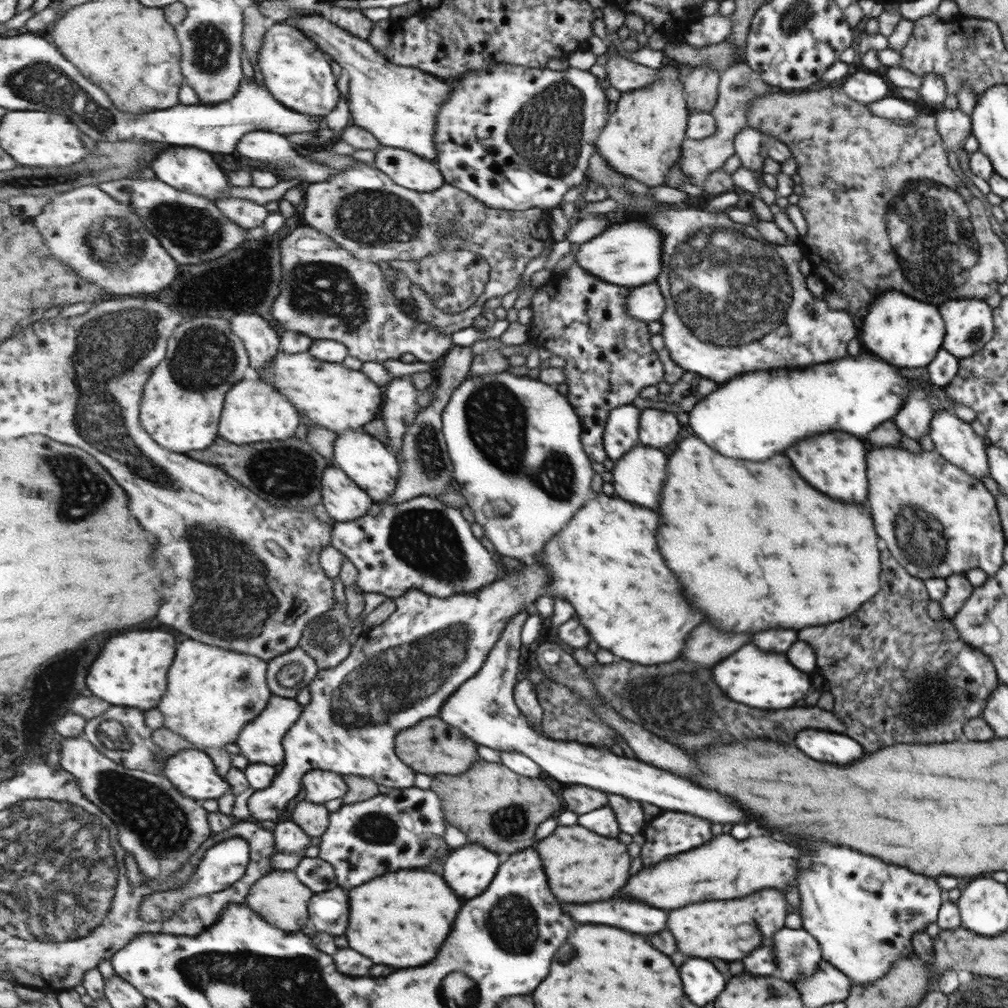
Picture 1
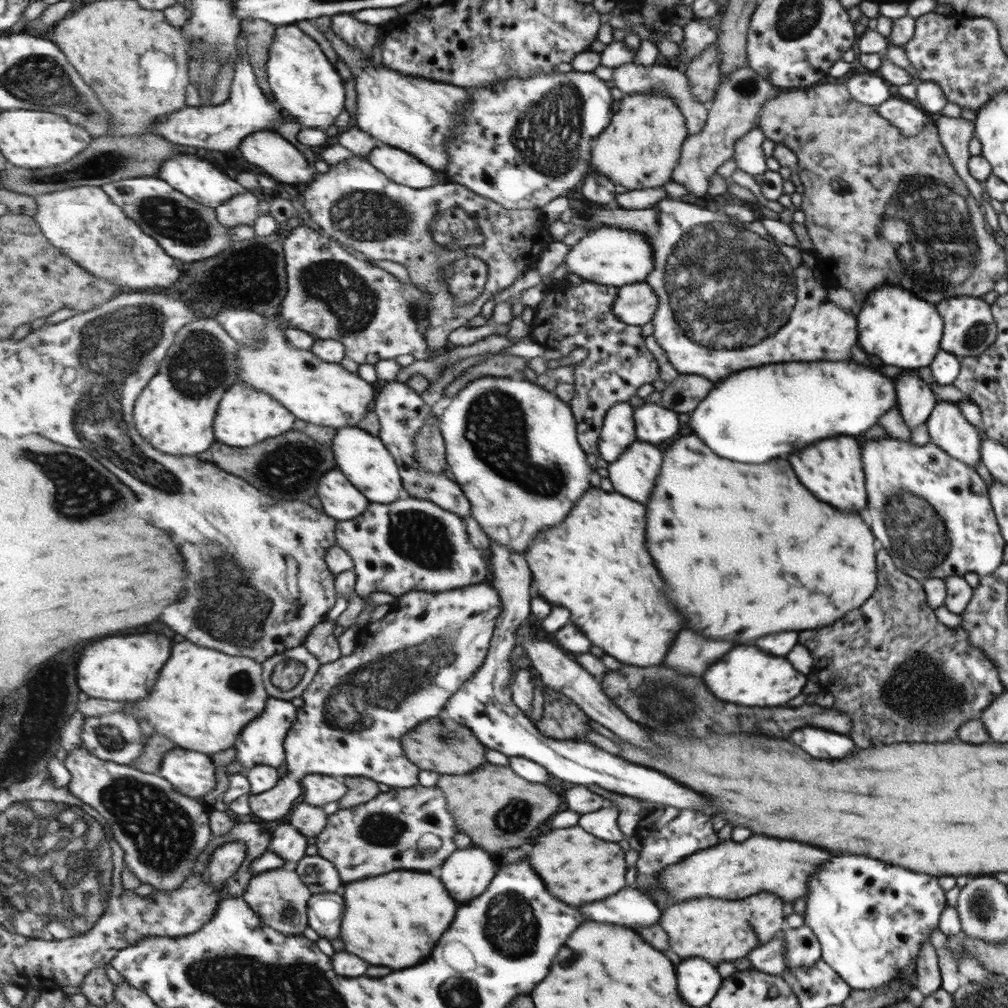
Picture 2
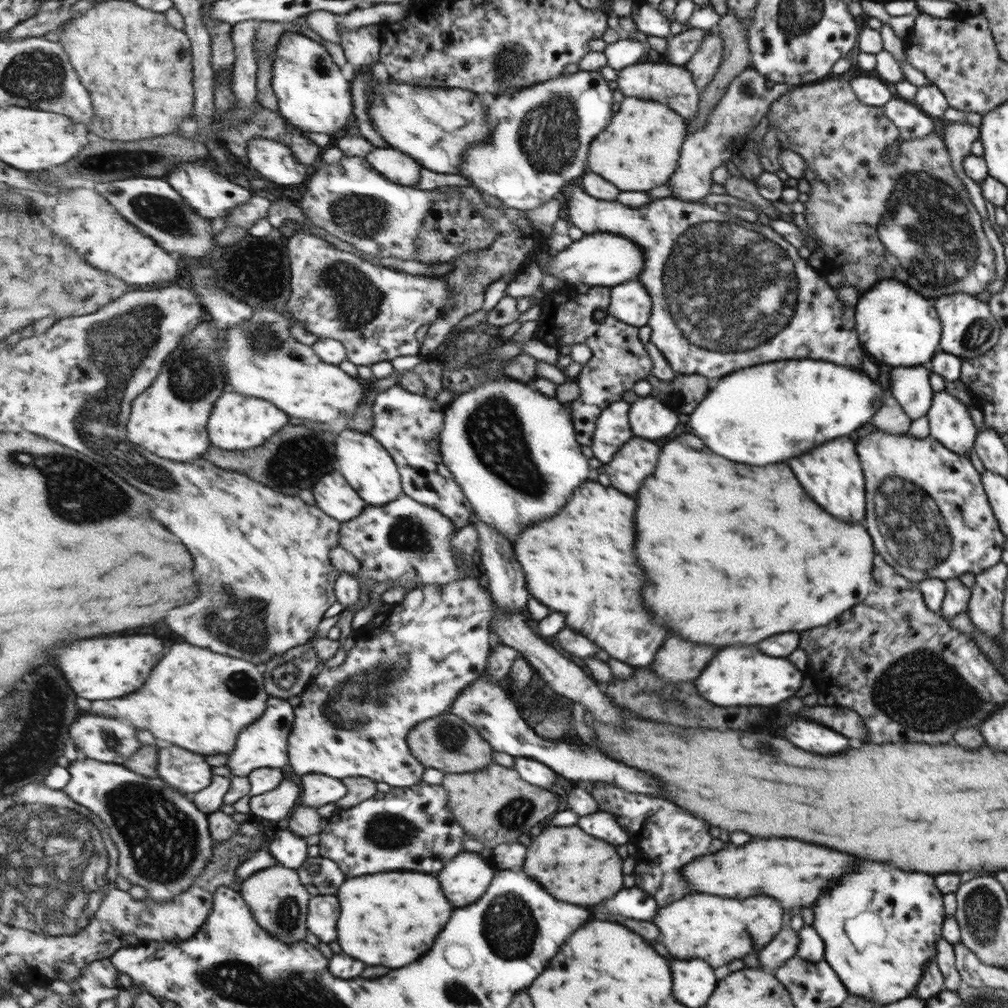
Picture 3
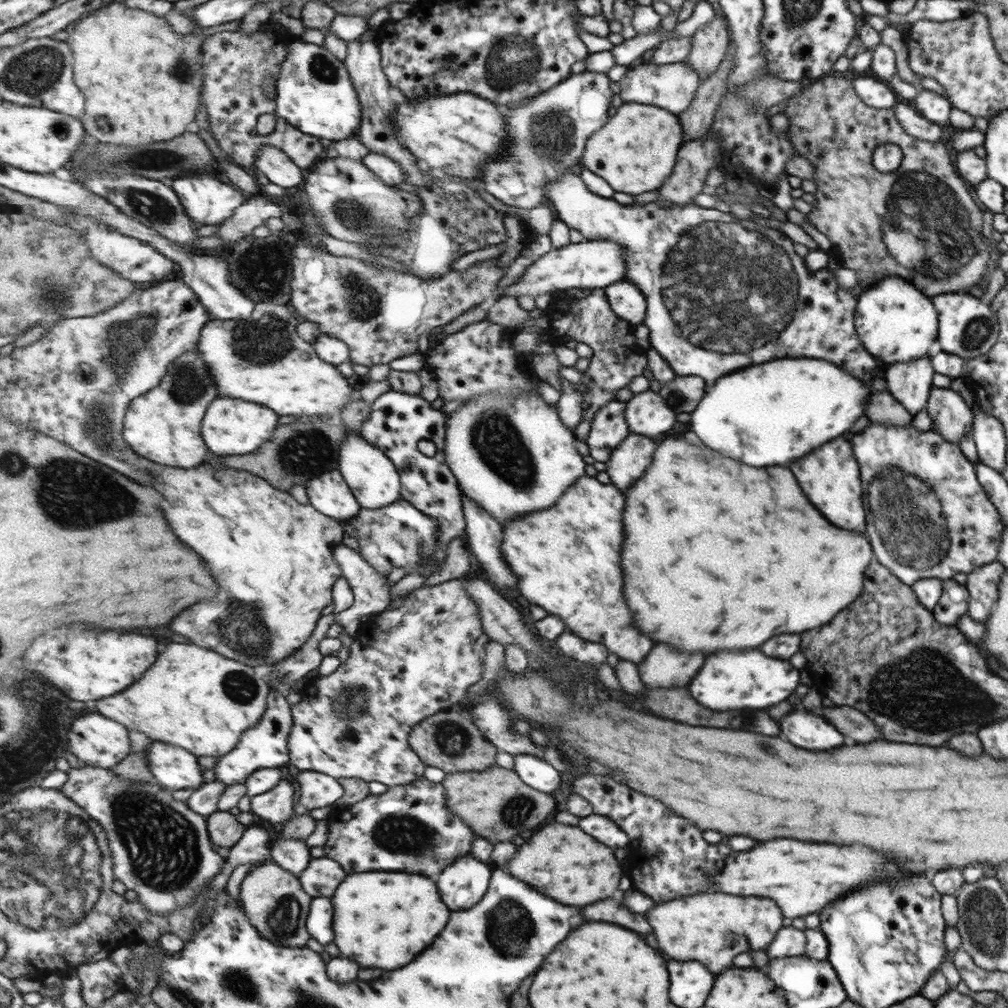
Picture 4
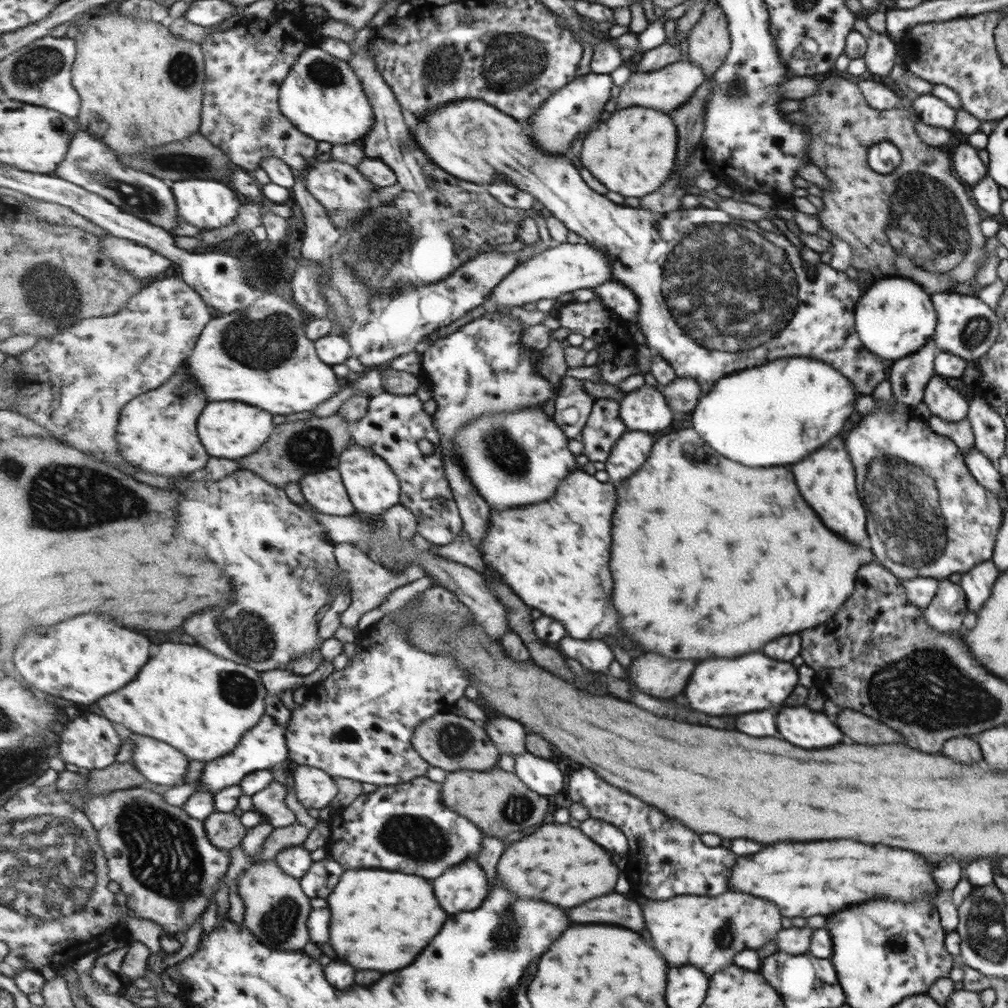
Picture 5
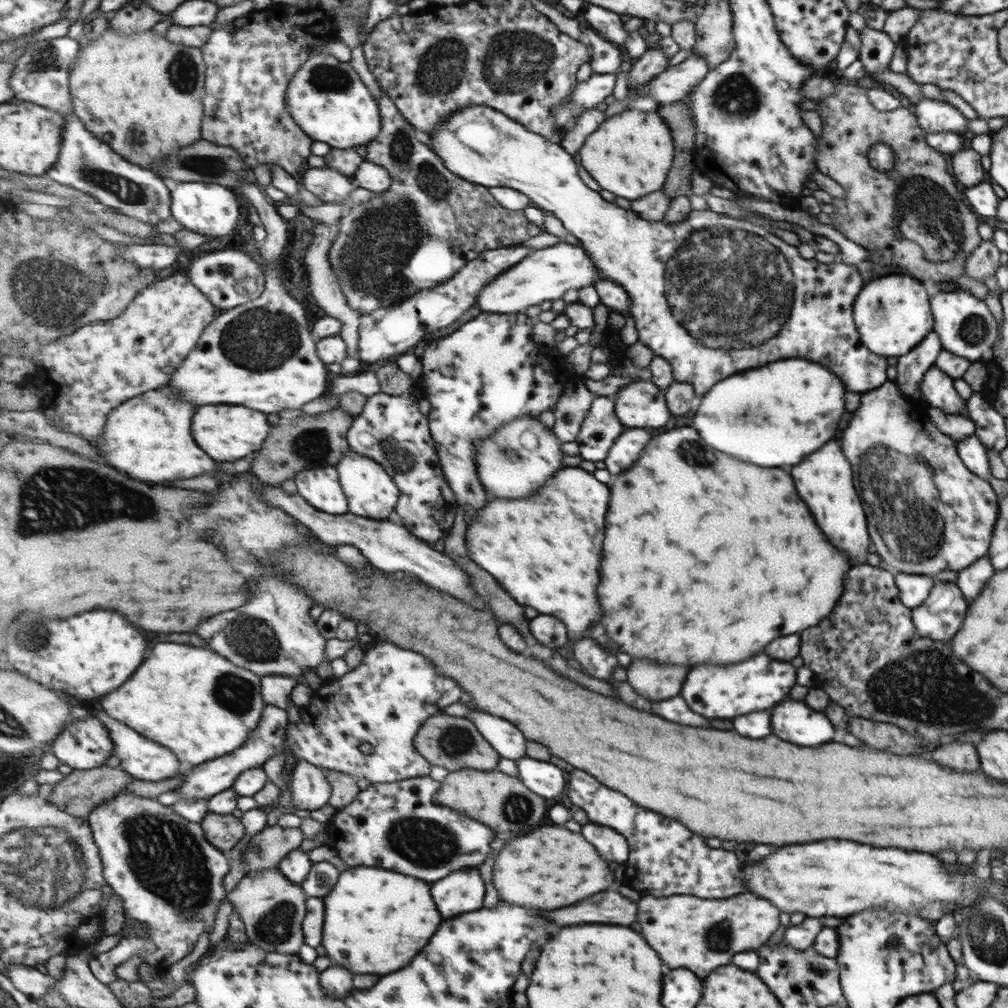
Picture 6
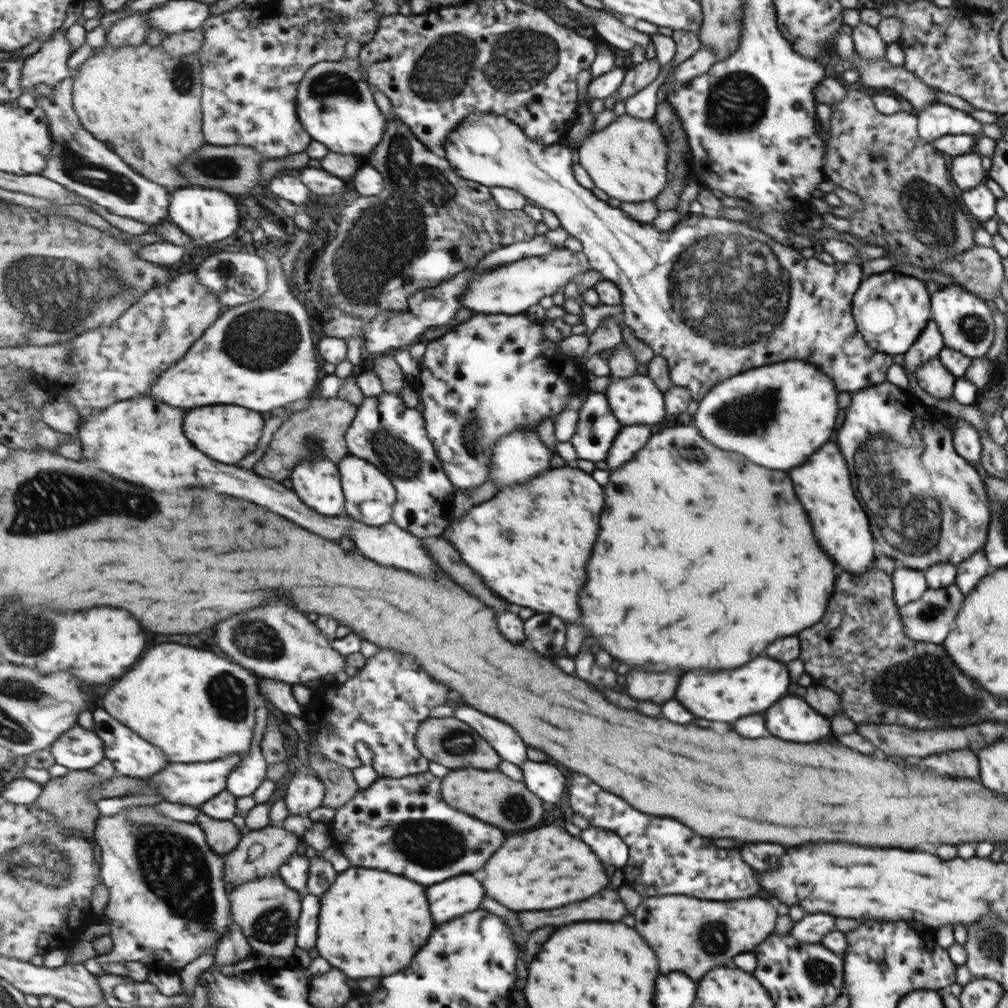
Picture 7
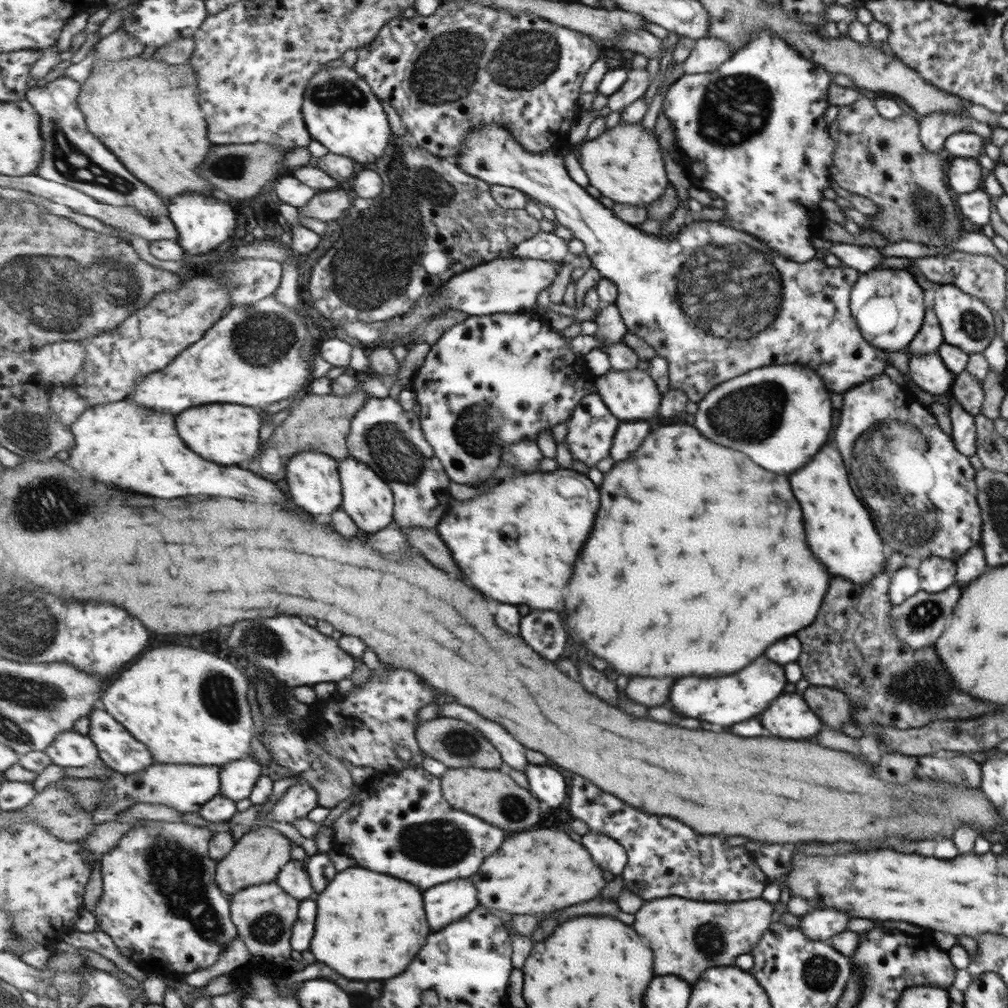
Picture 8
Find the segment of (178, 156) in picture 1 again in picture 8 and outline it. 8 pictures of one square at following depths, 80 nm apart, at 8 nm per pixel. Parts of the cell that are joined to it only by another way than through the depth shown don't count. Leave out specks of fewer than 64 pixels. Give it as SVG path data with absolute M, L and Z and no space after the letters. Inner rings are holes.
M188 192L167 205L169 217L179 232L179 244L189 255L208 254L227 242L237 230L235 209L229 205L228 198L210 197L198 192Z

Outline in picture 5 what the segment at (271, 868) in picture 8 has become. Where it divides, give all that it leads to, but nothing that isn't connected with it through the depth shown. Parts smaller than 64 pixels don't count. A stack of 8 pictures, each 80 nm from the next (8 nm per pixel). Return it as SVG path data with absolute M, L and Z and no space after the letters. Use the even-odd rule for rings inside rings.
M299 822L276 828L263 846L264 851L262 851L262 860L260 862L276 860L281 850L303 845L311 835L311 831L308 826L303 826Z

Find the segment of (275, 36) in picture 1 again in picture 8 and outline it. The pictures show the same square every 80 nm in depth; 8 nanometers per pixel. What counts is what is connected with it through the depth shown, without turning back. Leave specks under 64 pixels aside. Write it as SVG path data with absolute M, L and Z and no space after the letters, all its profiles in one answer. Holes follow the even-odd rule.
M342 64L335 68L322 66L309 81L304 98L304 117L314 140L324 145L329 153L352 158L357 164L375 164L387 151L394 131L380 97L355 68Z

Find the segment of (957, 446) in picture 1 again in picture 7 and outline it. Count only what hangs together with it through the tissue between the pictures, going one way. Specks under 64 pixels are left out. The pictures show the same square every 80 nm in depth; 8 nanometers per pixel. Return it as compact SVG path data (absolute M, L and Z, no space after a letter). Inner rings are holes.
M932 357L929 361L921 363L919 367L915 367L914 377L917 384L929 396L937 400L951 398L951 390L953 390L953 382L956 377L941 365L938 357Z

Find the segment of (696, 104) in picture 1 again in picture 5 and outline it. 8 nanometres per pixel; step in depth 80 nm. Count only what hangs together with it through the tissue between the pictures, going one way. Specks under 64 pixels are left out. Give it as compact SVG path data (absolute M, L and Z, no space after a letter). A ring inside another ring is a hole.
M717 5L703 11L697 23L686 34L688 42L685 60L696 64L706 76L714 74L731 50L728 20Z

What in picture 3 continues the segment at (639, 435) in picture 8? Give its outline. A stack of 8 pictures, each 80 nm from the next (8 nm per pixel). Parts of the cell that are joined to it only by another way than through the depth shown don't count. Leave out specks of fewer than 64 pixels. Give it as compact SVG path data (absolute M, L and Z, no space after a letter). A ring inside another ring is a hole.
M633 436L613 454L613 458L609 462L602 465L605 474L608 476L610 486L628 497L635 498L642 484L653 474L659 454L659 446L655 446L653 442L647 442L647 440L641 440L641 438Z

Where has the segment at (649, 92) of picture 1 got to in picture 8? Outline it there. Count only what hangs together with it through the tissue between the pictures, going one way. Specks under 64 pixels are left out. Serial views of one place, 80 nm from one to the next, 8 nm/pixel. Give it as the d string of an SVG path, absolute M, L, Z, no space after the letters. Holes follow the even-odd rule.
M617 123L615 126L605 129L599 136L581 144L580 161L585 169L588 183L597 188L601 196L609 198L614 203L630 204L636 207L647 206L663 196L667 178L663 170L660 144L657 142L654 132L648 131L639 123Z

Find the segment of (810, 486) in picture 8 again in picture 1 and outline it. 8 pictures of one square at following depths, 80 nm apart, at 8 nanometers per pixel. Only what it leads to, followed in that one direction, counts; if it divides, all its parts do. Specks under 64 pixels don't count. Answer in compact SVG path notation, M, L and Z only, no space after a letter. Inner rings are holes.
M823 432L811 438L803 438L793 444L793 450L787 448L785 454L793 464L797 464L797 472L813 484L813 488L821 488L821 492L829 492L835 500L845 500L849 504L865 504L867 506L867 478L865 478L865 446L847 432Z

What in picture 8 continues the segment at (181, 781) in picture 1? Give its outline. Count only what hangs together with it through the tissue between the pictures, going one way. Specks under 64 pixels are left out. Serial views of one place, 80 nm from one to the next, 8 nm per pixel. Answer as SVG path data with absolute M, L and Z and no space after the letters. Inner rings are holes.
M101 706L89 716L89 738L97 745L100 760L111 770L125 776L136 775L156 764L149 747L135 736L111 713Z

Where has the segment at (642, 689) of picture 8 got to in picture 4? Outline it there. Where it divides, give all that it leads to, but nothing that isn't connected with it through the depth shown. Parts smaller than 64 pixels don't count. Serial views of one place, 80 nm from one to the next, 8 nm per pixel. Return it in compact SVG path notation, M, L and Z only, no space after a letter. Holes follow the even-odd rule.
M657 644L649 656L636 665L637 676L641 684L649 688L664 688L685 686L693 678L693 674L703 664L703 654L681 652L669 648L669 644Z

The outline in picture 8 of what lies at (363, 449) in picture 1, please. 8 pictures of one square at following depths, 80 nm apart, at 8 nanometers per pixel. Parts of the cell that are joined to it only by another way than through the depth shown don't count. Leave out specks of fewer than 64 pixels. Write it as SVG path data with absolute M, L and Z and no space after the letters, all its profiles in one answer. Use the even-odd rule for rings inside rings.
M351 456L339 462L339 469L344 491L343 508L352 516L361 530L367 533L383 531L388 524L395 521L396 495L393 492L393 486L380 473Z

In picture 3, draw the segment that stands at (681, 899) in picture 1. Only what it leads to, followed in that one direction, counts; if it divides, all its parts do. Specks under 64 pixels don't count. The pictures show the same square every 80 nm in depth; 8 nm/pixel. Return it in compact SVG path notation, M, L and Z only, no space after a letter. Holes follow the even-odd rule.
M751 840L743 846L723 848L721 852L713 852L711 856L701 856L701 860L689 863L680 876L685 878L691 892L705 892L713 896L729 896L729 898L747 898L751 894L765 894L781 900L779 904L789 908L811 908L819 899L829 882L843 872L847 872L847 864L855 858L831 848L821 848L813 844L803 844L797 840Z

